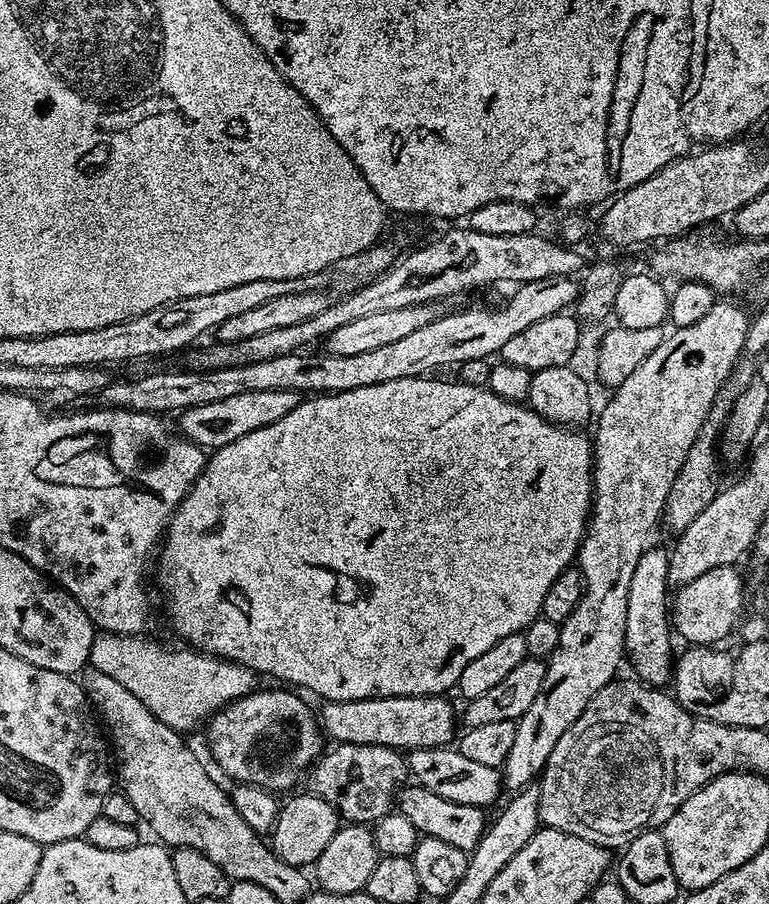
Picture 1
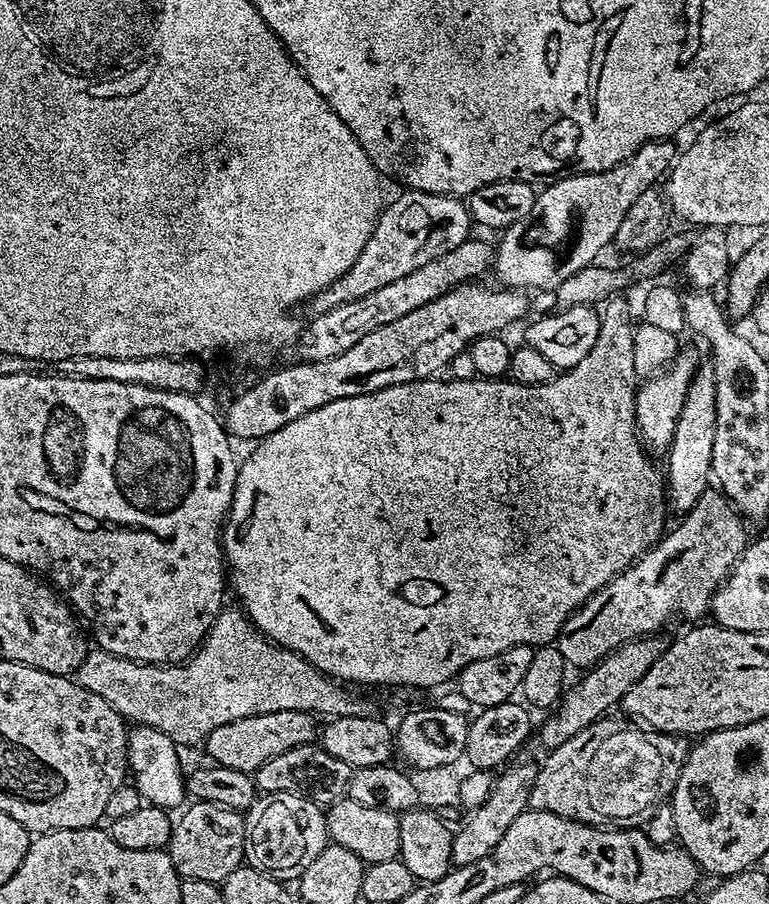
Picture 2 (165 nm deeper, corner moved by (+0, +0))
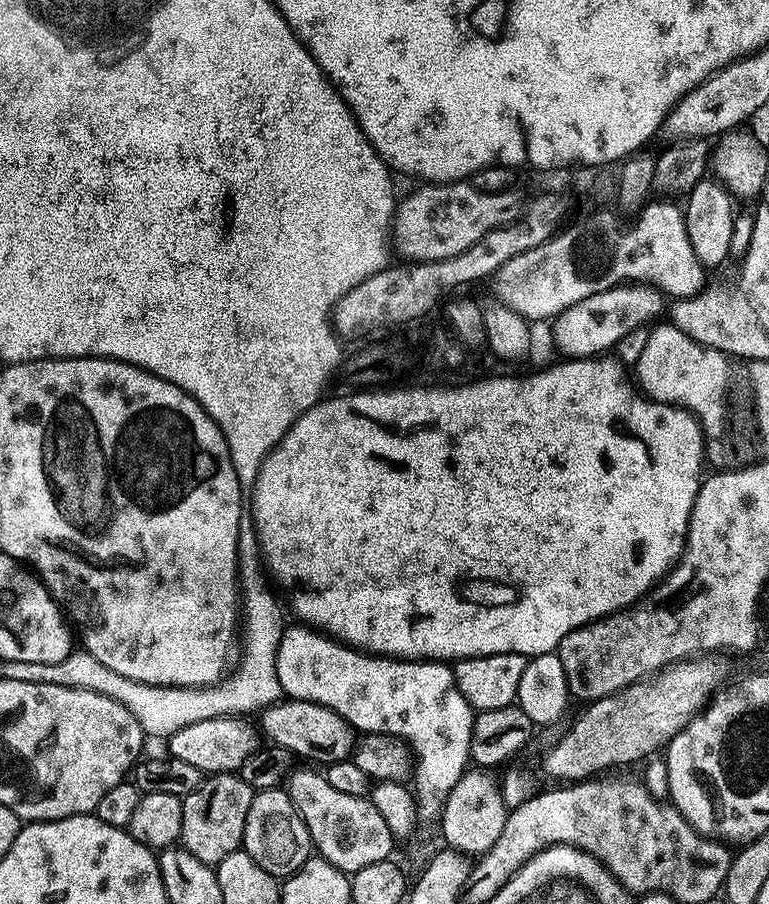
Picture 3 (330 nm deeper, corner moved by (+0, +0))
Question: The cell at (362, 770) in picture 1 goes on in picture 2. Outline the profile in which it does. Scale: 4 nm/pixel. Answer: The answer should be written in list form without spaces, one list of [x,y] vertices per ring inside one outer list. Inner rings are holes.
[[[313,742],[294,746],[286,754],[277,754],[270,762],[262,762],[254,774],[257,793],[263,794],[298,794],[321,806],[331,806],[337,800],[345,799],[348,790],[348,779],[354,769],[349,764],[334,758],[319,743]]]

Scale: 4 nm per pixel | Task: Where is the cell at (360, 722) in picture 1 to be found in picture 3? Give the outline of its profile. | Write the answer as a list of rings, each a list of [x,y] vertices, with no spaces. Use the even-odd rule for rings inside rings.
[[[219,716],[218,718],[210,718],[206,722],[194,722],[194,726],[186,726],[186,730],[178,730],[173,736],[167,737],[167,755],[174,760],[190,762],[190,766],[198,766],[198,770],[205,774],[215,774],[217,772],[235,773],[258,751],[262,744],[262,741],[260,741],[262,736],[257,725],[255,723],[252,725],[248,720],[251,719],[238,716]]]

